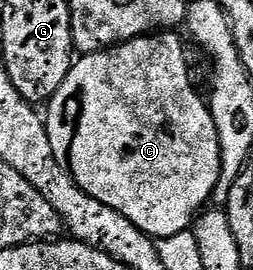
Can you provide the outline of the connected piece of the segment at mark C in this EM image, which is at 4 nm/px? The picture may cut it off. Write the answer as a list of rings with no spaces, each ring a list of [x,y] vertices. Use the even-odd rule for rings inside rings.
[[[159,31],[124,41],[112,49],[79,56],[50,98],[50,110],[44,113],[52,151],[74,176],[76,184],[92,199],[100,199],[112,211],[120,211],[124,219],[132,219],[140,231],[155,239],[187,232],[207,204],[205,201],[213,198],[222,175],[222,152],[214,116],[190,82],[186,49],[176,34]]]

